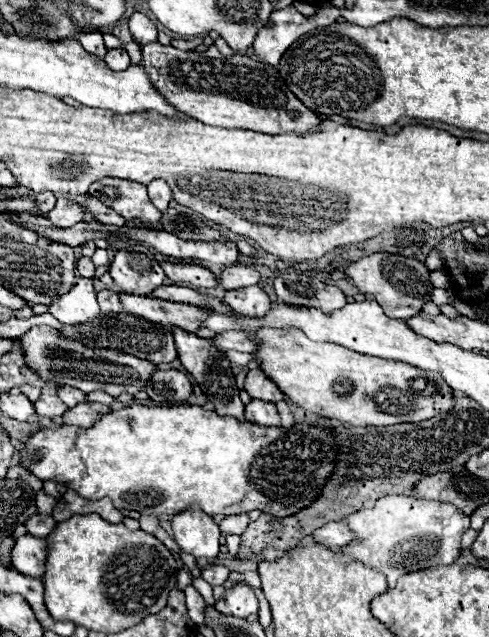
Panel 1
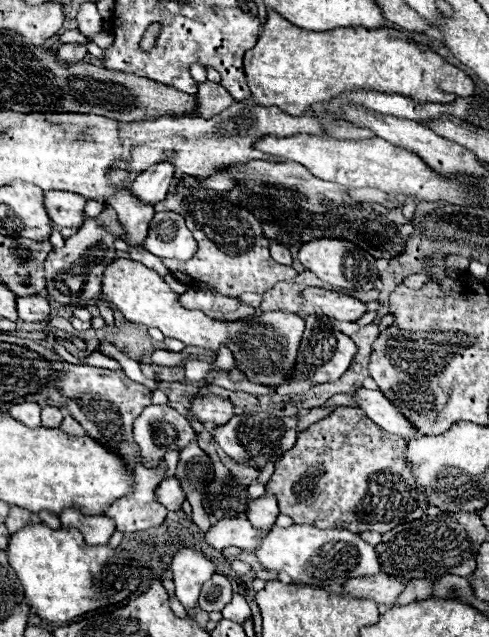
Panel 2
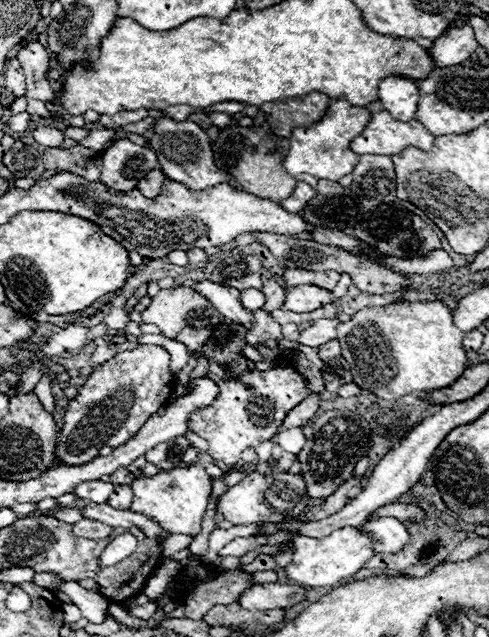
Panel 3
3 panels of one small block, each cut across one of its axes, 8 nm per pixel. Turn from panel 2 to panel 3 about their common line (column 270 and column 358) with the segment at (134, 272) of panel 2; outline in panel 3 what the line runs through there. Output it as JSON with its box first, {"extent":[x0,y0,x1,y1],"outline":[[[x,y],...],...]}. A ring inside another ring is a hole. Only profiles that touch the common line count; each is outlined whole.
{"extent":[336,302,466,400],"outline":[[[394,302],[394,304],[388,304],[388,306],[382,306],[382,308],[364,308],[356,314],[350,316],[350,320],[346,322],[340,322],[338,328],[336,328],[336,338],[340,340],[342,344],[342,356],[348,360],[350,364],[350,372],[354,376],[354,384],[358,384],[362,390],[368,390],[370,394],[378,396],[378,398],[384,398],[384,400],[398,400],[406,394],[414,394],[414,392],[430,392],[430,390],[440,390],[440,388],[448,388],[452,382],[456,382],[460,378],[460,374],[464,374],[466,370],[466,352],[464,352],[464,346],[462,346],[462,338],[464,338],[464,332],[460,332],[454,322],[452,322],[452,312],[448,306],[444,306],[442,302]]]}

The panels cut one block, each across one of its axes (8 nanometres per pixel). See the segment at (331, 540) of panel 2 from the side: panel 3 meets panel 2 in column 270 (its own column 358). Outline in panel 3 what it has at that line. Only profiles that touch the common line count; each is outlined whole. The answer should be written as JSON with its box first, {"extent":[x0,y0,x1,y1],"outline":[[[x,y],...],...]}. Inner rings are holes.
{"extent":[284,528,374,588],"outline":[[[340,528],[324,538],[298,536],[292,540],[292,562],[284,568],[288,582],[302,586],[330,586],[336,588],[344,584],[346,578],[354,576],[364,564],[374,556],[370,534],[360,532],[358,528]]]}

